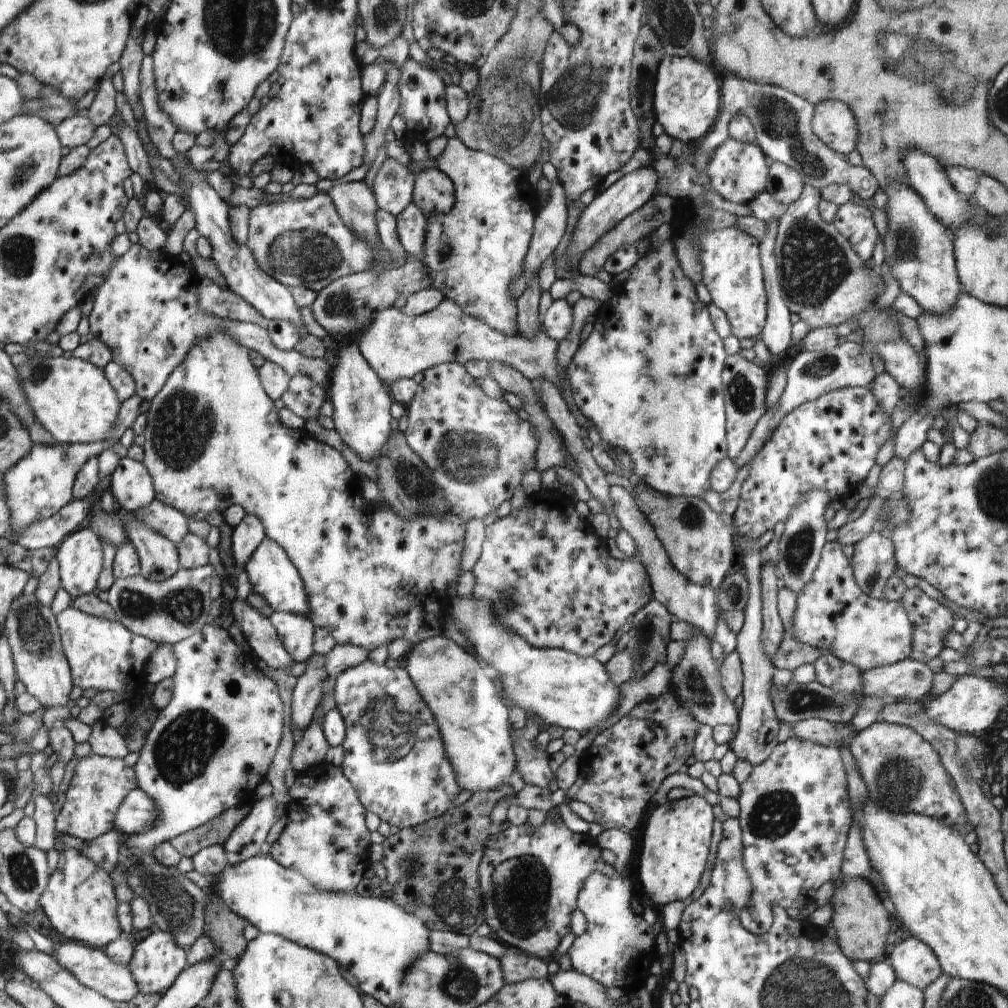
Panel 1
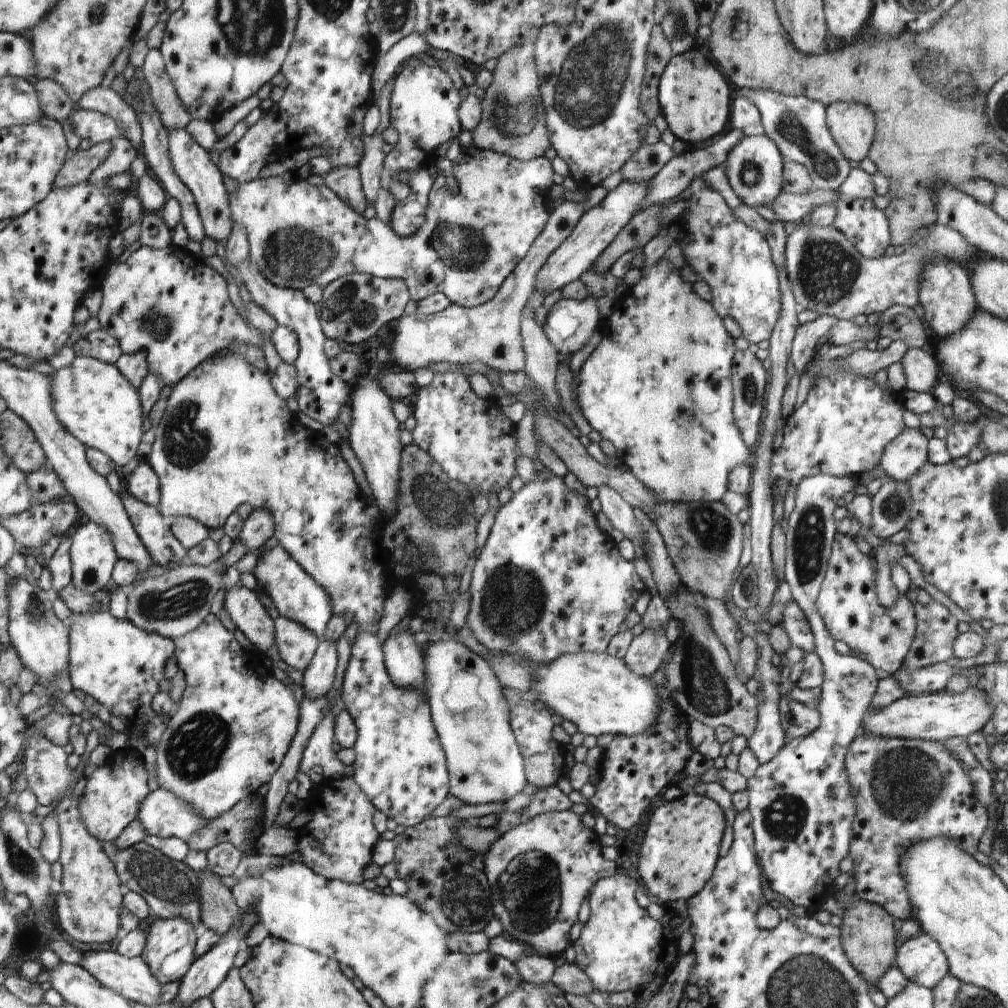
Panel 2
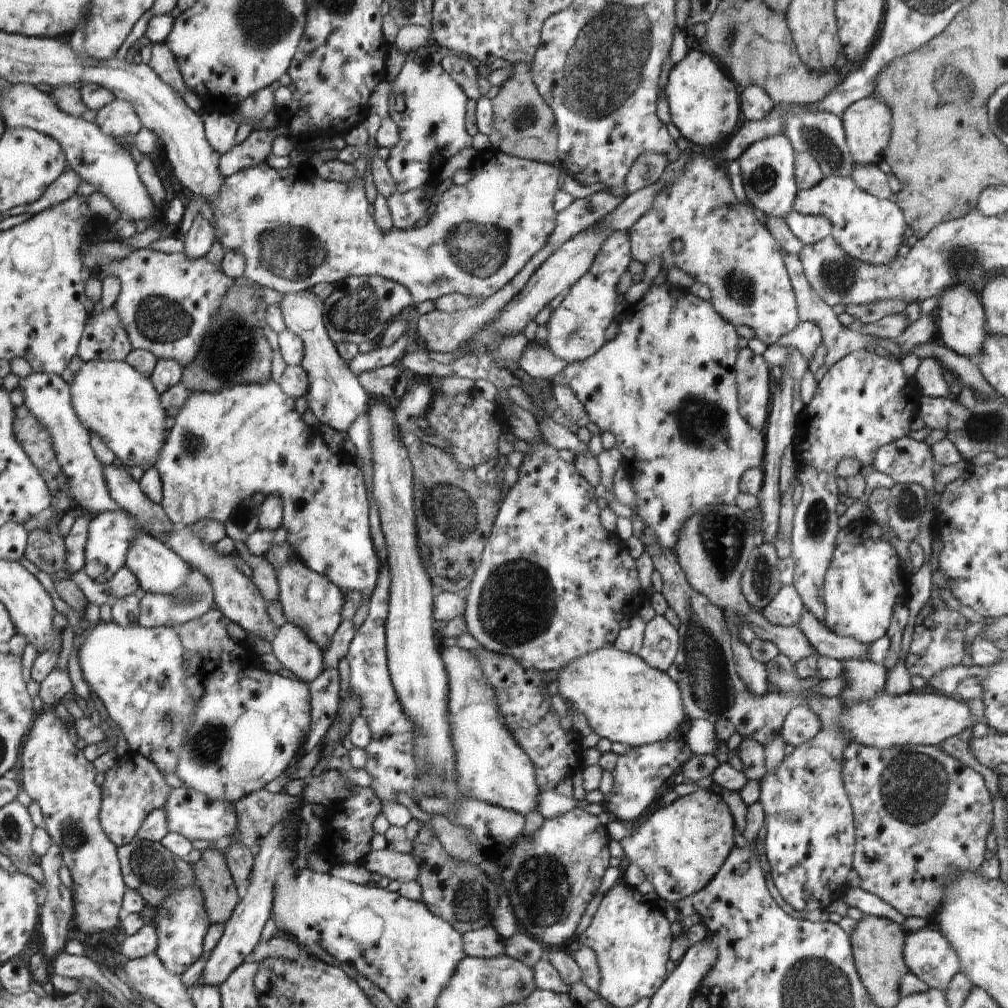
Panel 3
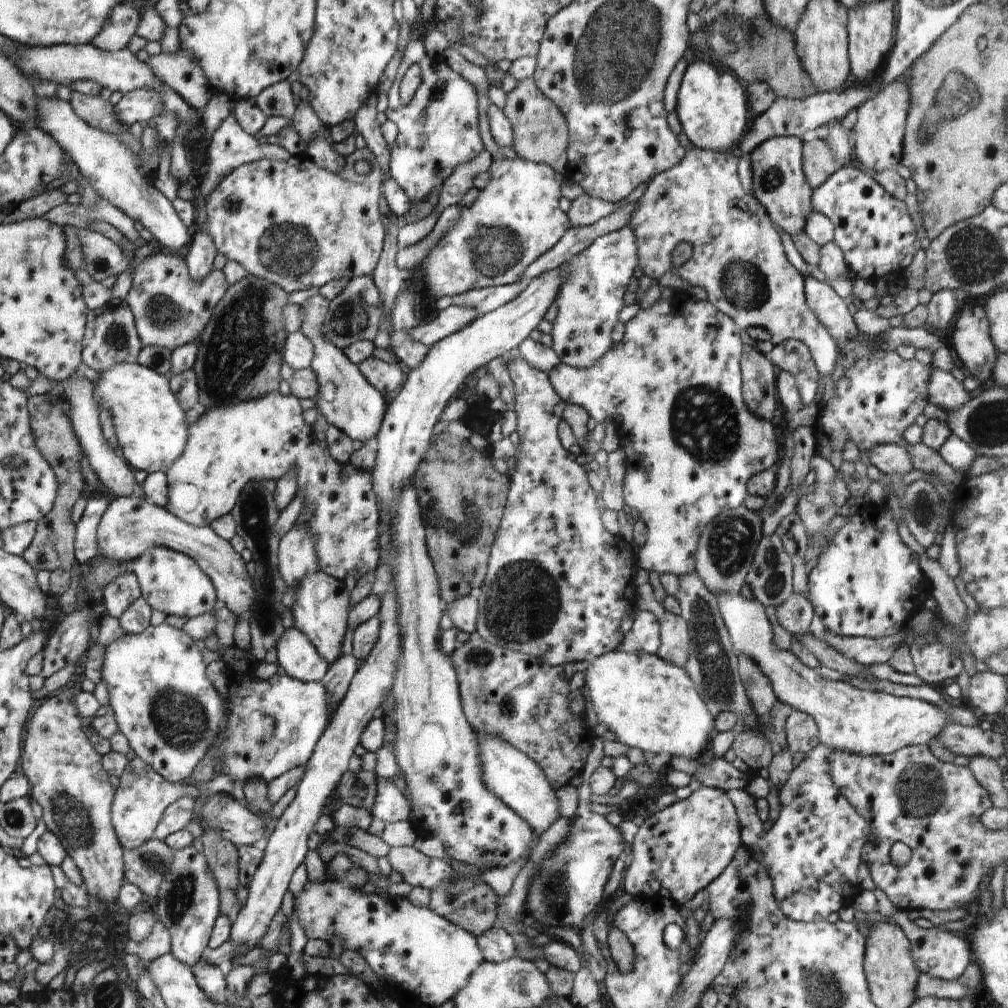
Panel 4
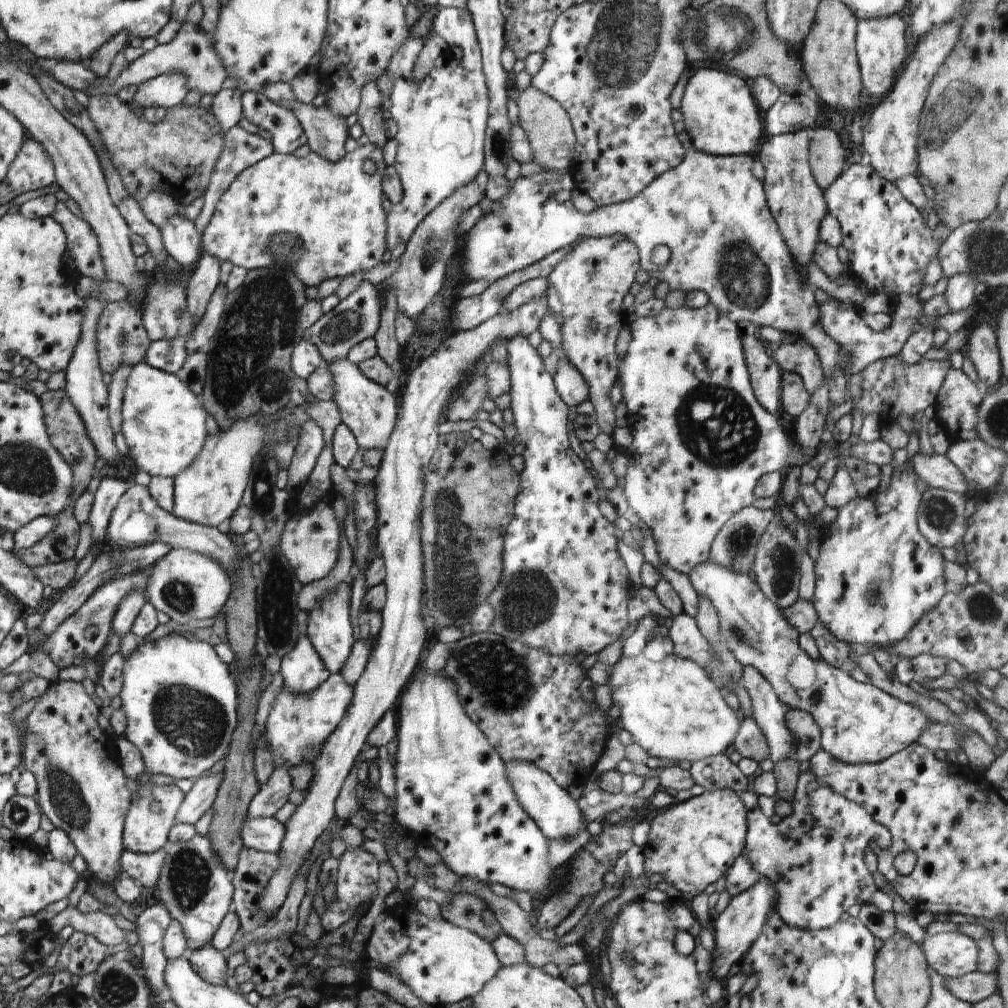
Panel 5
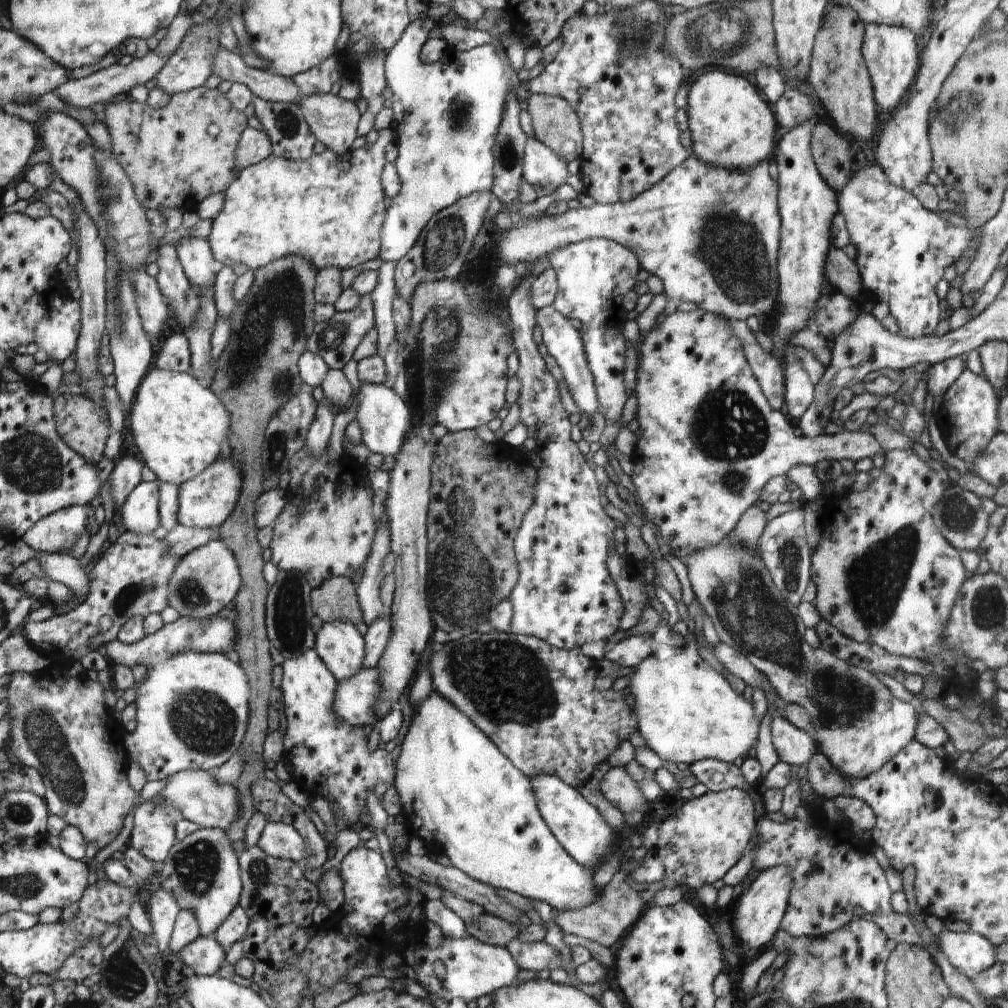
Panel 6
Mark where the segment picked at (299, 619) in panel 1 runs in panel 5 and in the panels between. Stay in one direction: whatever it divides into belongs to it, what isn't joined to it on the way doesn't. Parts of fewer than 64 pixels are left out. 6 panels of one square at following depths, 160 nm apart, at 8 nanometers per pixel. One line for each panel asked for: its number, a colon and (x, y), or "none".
2: (297, 644)
3: (296, 652)
4: (296, 654)
5: (303, 670)

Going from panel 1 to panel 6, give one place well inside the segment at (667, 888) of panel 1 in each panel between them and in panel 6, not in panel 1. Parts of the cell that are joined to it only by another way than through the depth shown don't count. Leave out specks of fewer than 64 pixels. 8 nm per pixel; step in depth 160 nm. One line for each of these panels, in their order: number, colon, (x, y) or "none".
2: (679, 851)
3: (680, 847)
4: (686, 846)
5: (693, 844)
6: (706, 837)

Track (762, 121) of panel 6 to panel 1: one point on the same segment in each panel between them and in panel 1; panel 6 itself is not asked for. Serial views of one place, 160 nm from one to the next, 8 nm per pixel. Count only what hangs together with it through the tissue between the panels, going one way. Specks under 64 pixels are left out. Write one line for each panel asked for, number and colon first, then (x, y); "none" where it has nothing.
1: (687, 94)
2: (695, 99)
3: (704, 103)
4: (713, 110)
5: (722, 118)

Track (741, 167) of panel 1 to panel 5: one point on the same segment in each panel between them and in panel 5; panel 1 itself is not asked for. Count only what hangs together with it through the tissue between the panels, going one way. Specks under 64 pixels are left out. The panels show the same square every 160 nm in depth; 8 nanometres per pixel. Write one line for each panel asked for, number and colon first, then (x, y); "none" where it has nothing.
2: (754, 167)
3: (767, 167)
4: (779, 184)
5: (797, 204)

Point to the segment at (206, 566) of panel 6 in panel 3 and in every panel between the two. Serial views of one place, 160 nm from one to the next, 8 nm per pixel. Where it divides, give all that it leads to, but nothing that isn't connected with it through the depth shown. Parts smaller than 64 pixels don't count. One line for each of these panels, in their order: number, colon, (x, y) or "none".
3: (159, 569)
4: (170, 581)
5: (186, 585)

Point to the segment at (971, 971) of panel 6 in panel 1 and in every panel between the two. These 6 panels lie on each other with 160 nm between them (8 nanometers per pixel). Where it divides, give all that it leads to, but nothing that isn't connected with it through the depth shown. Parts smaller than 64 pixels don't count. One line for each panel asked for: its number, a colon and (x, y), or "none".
1: (913, 962)
2: (920, 959)
3: (927, 954)
4: (940, 954)
5: (952, 954)

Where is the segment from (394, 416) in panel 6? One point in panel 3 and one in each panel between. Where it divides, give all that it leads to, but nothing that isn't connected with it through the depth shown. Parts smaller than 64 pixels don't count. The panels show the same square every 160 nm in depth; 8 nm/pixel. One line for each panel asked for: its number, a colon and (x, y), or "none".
3: (335, 396)
4: (348, 400)
5: (367, 408)

